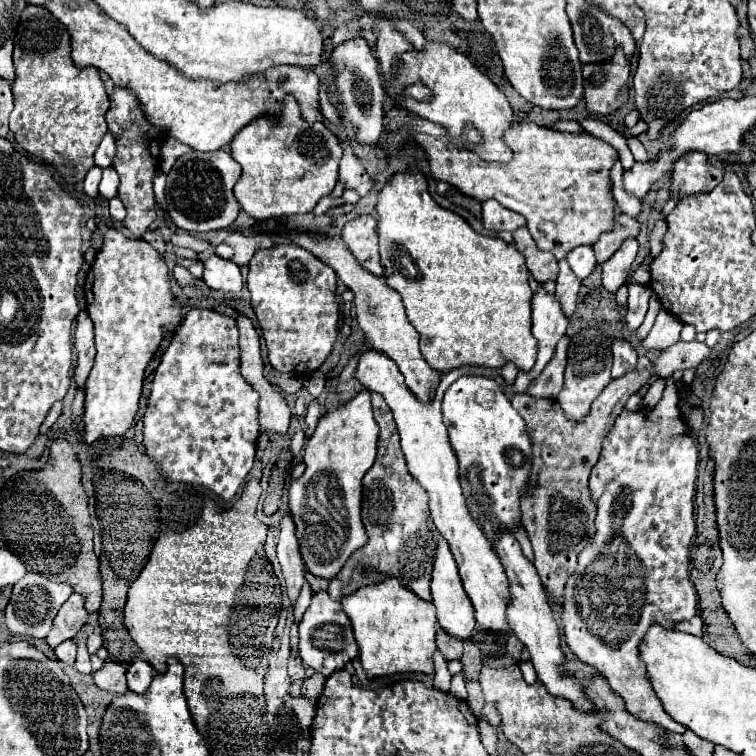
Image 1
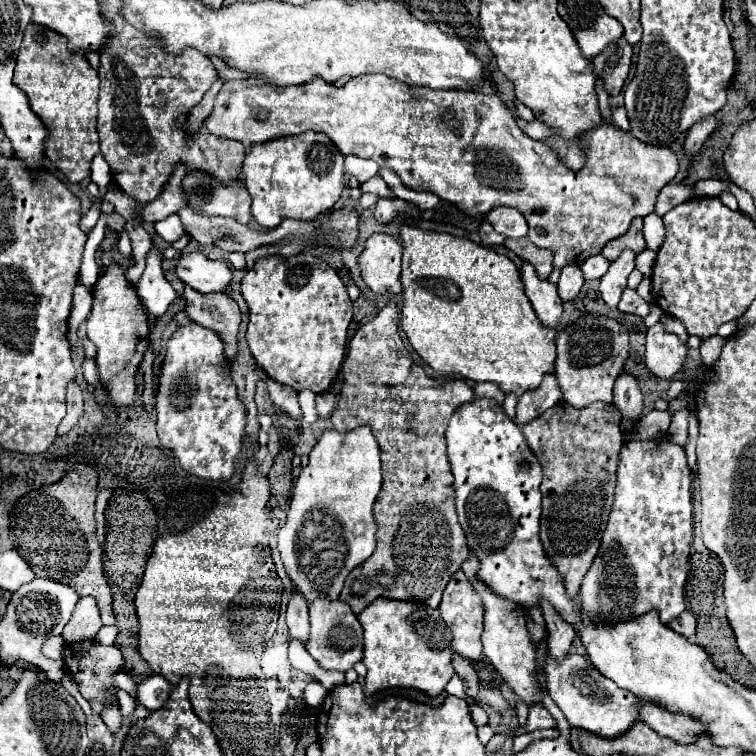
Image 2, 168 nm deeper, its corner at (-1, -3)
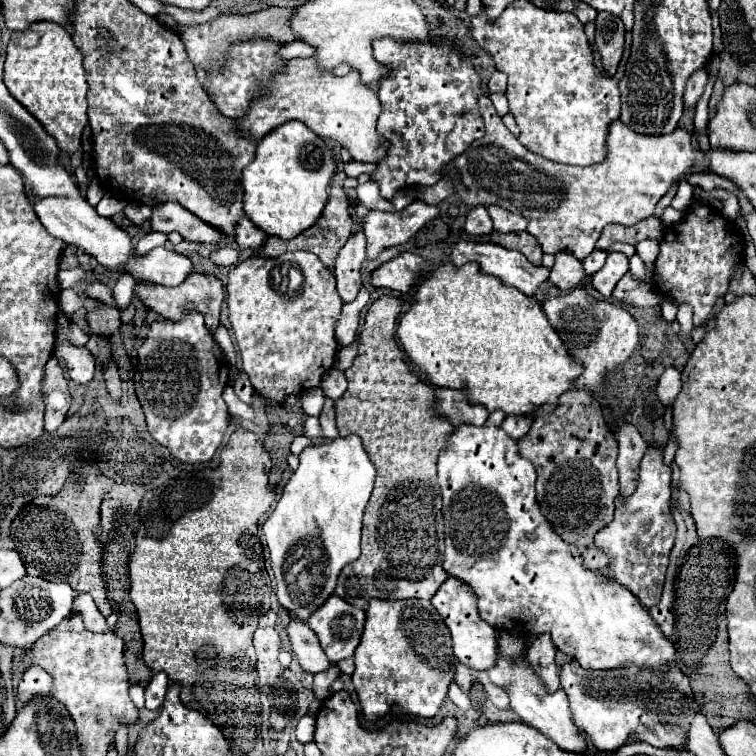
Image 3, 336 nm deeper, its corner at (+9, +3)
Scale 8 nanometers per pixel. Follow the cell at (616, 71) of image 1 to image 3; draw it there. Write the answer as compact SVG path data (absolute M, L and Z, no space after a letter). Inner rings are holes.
M598 12L594 44L596 44L596 50L600 52L602 68L610 76L614 76L614 72L620 64L620 58L624 52L624 34L626 34L626 30L618 16L614 16L610 12Z

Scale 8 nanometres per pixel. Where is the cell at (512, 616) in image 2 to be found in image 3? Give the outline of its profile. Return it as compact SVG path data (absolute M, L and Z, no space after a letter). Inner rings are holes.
M498 652L498 662L496 662L496 666L492 666L488 670L488 674L490 674L490 680L494 684L498 684L500 688L504 688L508 692L510 706L522 718L524 724L528 724L528 726L536 728L538 732L546 734L548 738L552 738L566 752L588 752L588 742L584 738L582 728L578 728L574 724L572 710L570 710L570 702L568 702L566 694L564 692L546 694L546 688L542 686L542 680L538 678L538 674L534 674L530 670L530 666L524 660L524 656L520 656L516 662L510 662L510 660L506 660Z

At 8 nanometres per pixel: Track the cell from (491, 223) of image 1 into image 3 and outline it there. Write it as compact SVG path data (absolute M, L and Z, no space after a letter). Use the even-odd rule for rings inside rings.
M488 206L488 214L494 222L494 230L498 232L524 232L526 230L526 218L520 212L510 212L502 206Z

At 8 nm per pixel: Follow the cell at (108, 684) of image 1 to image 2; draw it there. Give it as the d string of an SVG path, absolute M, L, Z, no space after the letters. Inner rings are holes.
M118 690L116 698L118 698L118 702L120 702L122 716L132 716L132 710L134 710L134 704L136 704L134 698L132 698L128 692L124 692L124 690Z

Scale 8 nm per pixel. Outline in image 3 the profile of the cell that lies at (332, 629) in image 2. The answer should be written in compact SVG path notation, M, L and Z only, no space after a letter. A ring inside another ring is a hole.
M332 594L326 606L310 616L308 626L316 632L328 660L336 664L354 654L364 630L364 620L364 610Z

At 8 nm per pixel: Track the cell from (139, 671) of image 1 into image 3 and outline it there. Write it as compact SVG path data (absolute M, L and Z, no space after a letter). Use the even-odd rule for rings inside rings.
M158 672L152 682L146 686L146 708L148 710L158 710L164 702L164 694L168 688L168 676L166 672Z

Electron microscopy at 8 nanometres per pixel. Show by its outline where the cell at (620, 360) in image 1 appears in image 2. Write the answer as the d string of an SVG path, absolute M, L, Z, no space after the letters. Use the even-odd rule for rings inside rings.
M622 372L616 378L614 404L618 406L618 410L626 418L640 418L642 416L642 392L638 388L638 380L632 374Z

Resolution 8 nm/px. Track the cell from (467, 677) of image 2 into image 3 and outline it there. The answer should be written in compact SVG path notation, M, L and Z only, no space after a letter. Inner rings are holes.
M456 664L456 684L462 688L462 692L468 692L474 684L474 678L472 678L472 670L464 664Z

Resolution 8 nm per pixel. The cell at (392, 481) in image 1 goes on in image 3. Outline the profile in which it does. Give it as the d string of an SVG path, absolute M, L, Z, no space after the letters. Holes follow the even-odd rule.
M380 296L368 310L362 332L360 352L354 364L344 372L348 390L336 400L336 426L340 436L360 436L364 450L378 470L372 498L364 512L362 524L362 554L350 562L338 576L336 594L358 606L368 608L372 598L400 600L400 598L424 598L430 600L444 584L448 574L442 570L442 546L444 546L444 520L442 520L442 496L436 476L438 456L446 450L448 434L452 434L450 422L434 414L434 394L430 382L420 374L414 374L406 352L396 342L396 326L402 314L402 302L392 296Z

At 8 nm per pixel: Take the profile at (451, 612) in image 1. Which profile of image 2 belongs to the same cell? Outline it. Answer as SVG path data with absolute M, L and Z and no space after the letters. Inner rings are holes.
M458 570L450 578L450 582L448 582L448 586L446 586L444 594L442 594L440 612L442 612L442 618L444 618L446 626L452 630L452 648L460 656L464 656L464 658L468 658L472 662L482 660L484 658L482 656L482 642L480 642L480 636L482 636L482 616L484 616L482 600L474 592L474 588L468 584L468 580L466 580L466 576L464 576L462 570Z

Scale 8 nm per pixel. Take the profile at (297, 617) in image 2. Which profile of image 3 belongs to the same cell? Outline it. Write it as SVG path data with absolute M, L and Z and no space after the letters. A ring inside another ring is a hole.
M292 618L288 626L288 636L292 642L292 650L306 672L318 674L330 666L326 654L322 654L322 648L318 646L316 634L304 622L294 622Z

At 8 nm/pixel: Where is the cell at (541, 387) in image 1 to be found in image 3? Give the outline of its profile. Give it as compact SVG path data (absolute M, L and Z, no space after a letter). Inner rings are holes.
M506 416L504 424L502 424L502 430L512 438L512 440L520 440L526 436L526 432L530 430L532 426L532 418L526 418L526 416Z

